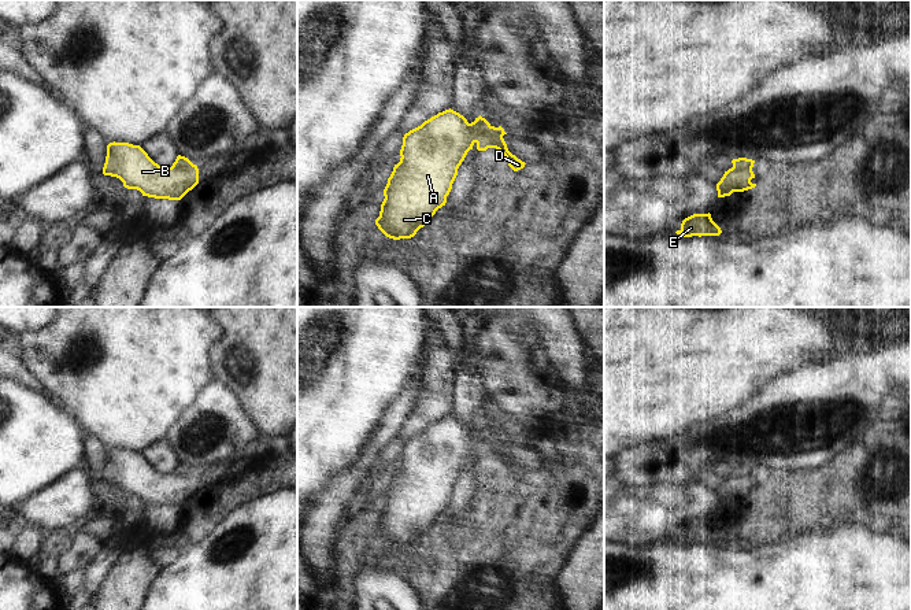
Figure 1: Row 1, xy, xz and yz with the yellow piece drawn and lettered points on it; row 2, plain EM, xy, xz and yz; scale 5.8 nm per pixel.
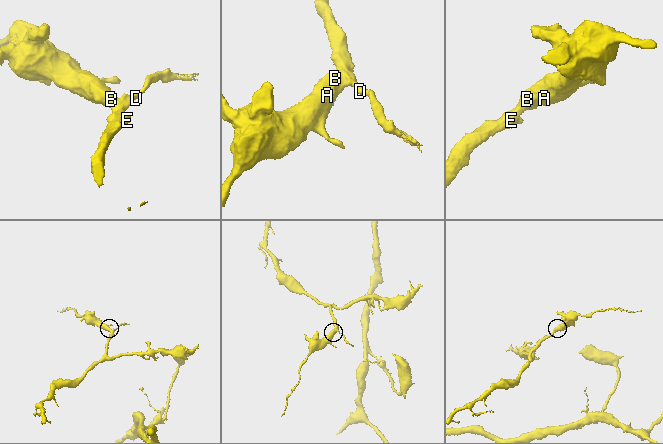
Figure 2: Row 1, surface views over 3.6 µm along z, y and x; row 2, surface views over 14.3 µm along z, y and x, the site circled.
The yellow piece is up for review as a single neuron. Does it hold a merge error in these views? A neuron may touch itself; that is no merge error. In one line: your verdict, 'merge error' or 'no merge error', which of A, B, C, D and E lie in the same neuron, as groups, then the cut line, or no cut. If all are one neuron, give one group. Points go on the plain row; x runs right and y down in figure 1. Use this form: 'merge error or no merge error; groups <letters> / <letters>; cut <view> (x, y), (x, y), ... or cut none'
merge error; groups A B C E / D; cut xz (480, 424), (480, 447), (477, 450)

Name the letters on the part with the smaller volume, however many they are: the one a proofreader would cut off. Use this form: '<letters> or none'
D

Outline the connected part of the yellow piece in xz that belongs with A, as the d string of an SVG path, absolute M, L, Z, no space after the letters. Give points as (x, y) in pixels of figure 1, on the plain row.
M445 417L410 437L403 444L400 469L395 472L384 496L384 509L378 536L389 546L411 546L425 533L438 515L445 513L447 503L458 483L458 476L473 452L481 447L479 424L469 430L453 417Z

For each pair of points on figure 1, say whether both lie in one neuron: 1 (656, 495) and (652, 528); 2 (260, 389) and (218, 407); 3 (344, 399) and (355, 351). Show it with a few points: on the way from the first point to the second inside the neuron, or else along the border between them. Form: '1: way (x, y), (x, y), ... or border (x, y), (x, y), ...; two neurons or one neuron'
1: way (656, 503), (652, 520); one neuron
2: border (213, 380), (228, 385), (236, 394), (255, 426); two neurons
3: way (344, 387), (348, 363); one neuron

